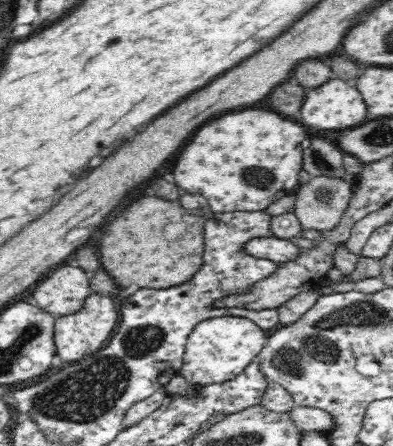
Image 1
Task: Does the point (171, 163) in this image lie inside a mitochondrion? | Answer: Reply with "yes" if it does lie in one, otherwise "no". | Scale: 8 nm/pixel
no

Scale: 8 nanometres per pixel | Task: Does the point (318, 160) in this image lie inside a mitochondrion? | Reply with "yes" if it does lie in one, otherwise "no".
yes

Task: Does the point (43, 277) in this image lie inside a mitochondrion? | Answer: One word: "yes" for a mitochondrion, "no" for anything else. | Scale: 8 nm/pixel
no

